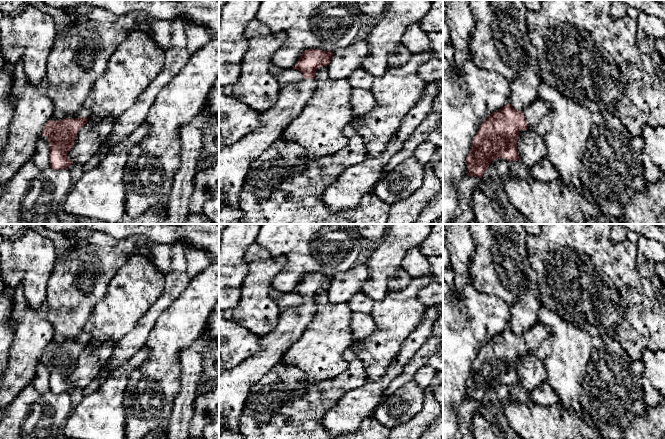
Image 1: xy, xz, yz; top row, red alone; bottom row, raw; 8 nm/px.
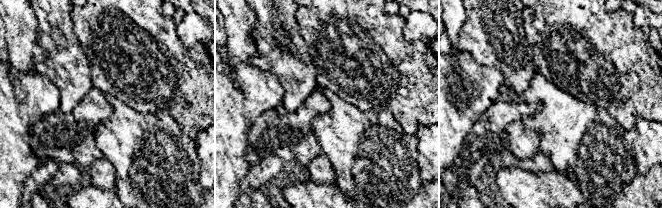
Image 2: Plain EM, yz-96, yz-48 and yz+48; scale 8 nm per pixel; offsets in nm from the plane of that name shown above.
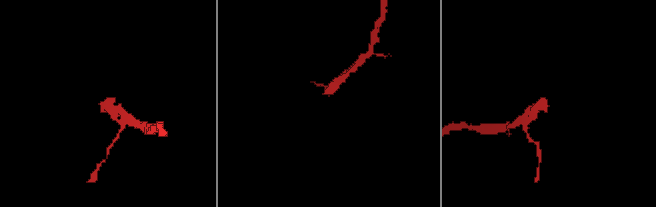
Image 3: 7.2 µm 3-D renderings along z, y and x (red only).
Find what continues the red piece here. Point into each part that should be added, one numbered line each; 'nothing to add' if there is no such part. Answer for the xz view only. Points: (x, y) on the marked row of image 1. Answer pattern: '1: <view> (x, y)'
1: xz (234, 161)

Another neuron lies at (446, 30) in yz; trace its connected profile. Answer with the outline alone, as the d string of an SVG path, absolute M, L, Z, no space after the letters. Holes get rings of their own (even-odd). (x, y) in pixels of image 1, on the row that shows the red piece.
M443 2L443 45L450 44L451 42L449 19L446 16L446 5Z

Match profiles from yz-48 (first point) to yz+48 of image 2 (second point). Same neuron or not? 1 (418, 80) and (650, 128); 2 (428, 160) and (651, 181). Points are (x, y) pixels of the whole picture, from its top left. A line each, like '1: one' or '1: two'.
1: two
2: two

